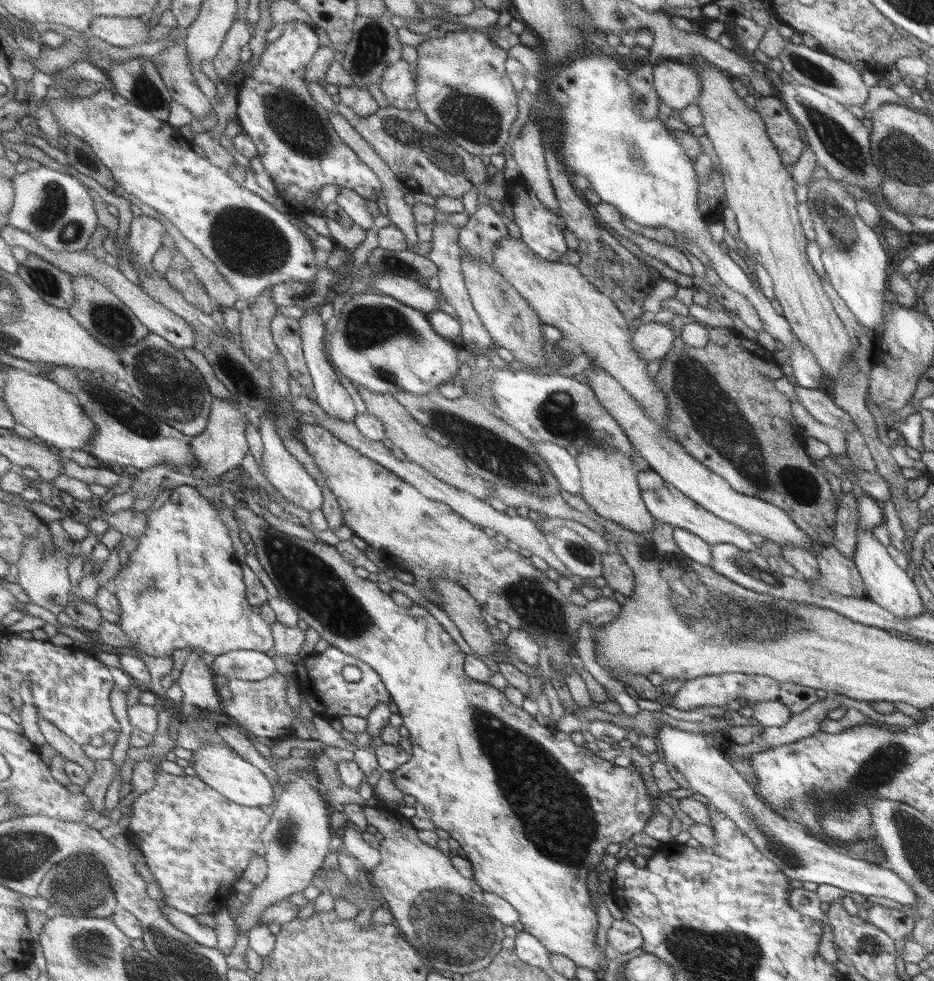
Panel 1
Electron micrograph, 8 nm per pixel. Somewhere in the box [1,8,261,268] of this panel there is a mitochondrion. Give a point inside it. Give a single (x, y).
(52, 214)

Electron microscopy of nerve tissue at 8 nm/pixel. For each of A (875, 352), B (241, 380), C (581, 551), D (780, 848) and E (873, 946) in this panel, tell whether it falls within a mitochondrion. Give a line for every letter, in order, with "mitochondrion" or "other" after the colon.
A: other
B: mitochondrion
C: mitochondrion
D: mitochondrion
E: other

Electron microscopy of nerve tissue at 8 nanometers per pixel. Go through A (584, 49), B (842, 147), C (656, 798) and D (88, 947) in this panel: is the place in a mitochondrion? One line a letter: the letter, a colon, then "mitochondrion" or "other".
A: other
B: mitochondrion
C: other
D: mitochondrion

